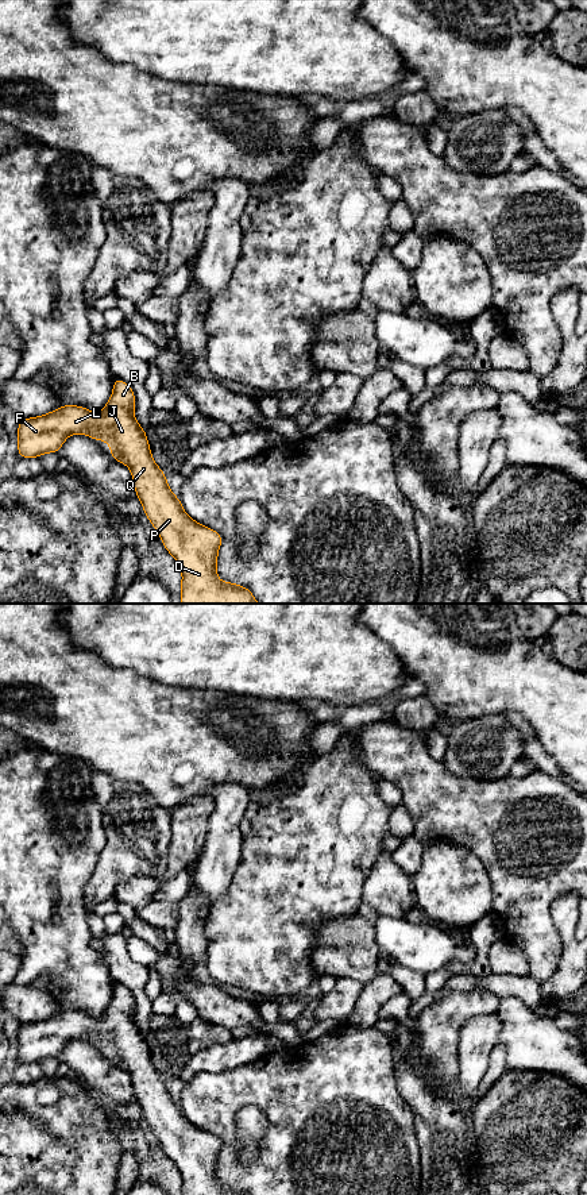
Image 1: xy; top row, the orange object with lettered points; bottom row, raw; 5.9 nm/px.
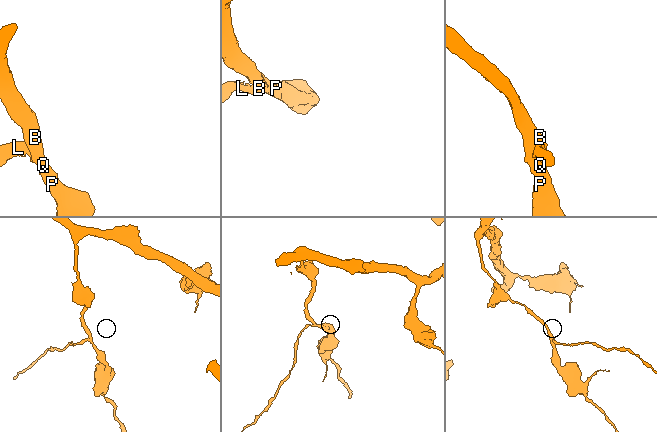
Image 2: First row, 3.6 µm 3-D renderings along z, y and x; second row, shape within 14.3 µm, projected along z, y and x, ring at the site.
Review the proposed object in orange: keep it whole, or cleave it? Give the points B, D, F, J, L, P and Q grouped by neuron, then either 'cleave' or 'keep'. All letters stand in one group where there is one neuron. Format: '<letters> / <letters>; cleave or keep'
B D F J L P Q; keep

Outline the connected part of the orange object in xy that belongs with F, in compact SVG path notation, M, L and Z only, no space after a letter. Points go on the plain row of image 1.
M113 983L113 997L100 1018L78 1010L63 1010L43 1021L22 1024L18 1032L18 1059L39 1063L58 1057L66 1042L82 1038L111 1051L111 1061L128 1071L135 1099L182 1177L181 1195L248 1195L217 1183L217 1159L223 1142L217 1136L190 1123L167 1090L150 1055L146 1036L134 1021L132 992Z

